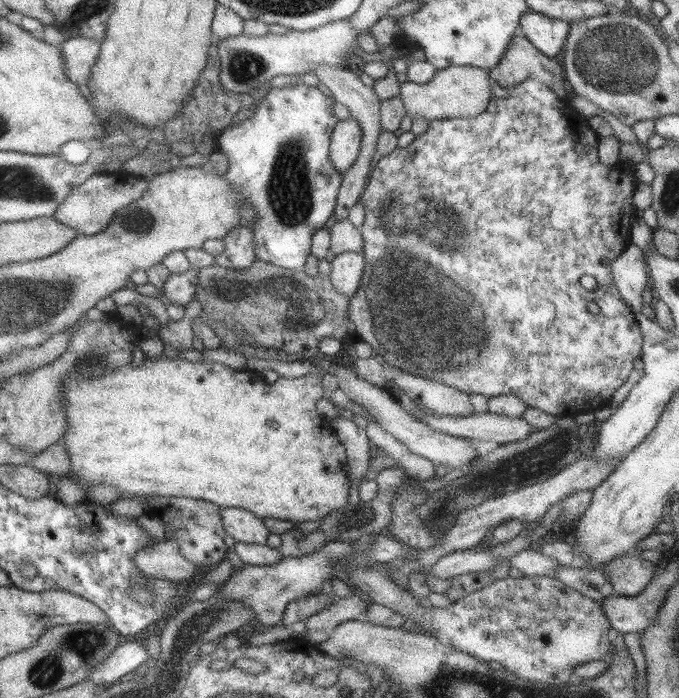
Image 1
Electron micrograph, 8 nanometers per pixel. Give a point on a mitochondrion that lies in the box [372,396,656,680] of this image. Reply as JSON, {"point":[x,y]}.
{"point":[529,464]}

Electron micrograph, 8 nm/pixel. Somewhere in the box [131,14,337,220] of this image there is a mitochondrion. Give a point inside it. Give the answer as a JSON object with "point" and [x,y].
{"point":[246,65]}

